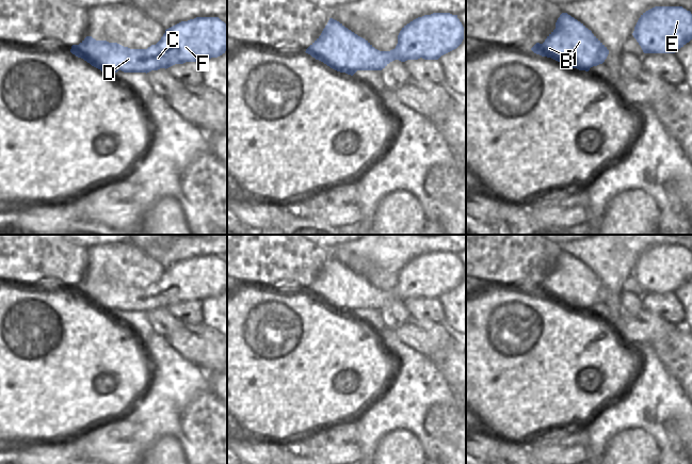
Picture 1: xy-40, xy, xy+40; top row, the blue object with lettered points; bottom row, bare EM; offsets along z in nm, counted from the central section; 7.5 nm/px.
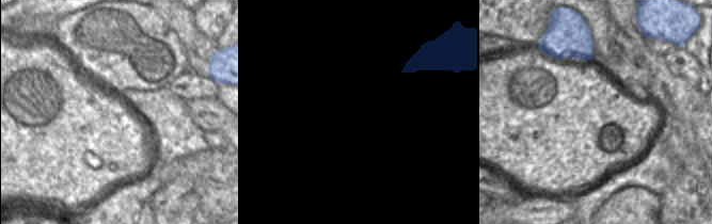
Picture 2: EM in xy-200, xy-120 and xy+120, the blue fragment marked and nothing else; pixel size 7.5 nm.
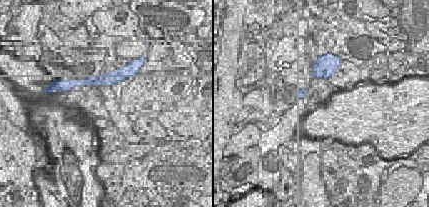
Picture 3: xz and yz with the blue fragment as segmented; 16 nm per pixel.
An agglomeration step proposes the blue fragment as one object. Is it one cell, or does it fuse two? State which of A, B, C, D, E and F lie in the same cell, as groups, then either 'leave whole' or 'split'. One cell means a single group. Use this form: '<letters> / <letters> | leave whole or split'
A B C D E F | leave whole

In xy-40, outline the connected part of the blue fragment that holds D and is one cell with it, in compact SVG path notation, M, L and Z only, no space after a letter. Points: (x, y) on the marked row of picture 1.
M196 17L181 21L165 30L161 39L147 49L130 49L117 43L96 41L86 36L79 45L73 45L70 52L83 59L92 66L113 76L118 70L124 73L149 73L168 68L186 62L203 62L218 58L227 51L227 25L219 17Z

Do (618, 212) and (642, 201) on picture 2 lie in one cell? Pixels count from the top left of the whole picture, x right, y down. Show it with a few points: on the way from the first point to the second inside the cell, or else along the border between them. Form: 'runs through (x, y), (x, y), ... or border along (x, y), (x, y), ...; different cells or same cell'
runs through (623, 212), (630, 212), (636, 206); same cell

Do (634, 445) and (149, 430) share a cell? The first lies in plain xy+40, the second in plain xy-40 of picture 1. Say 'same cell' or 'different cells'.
different cells

